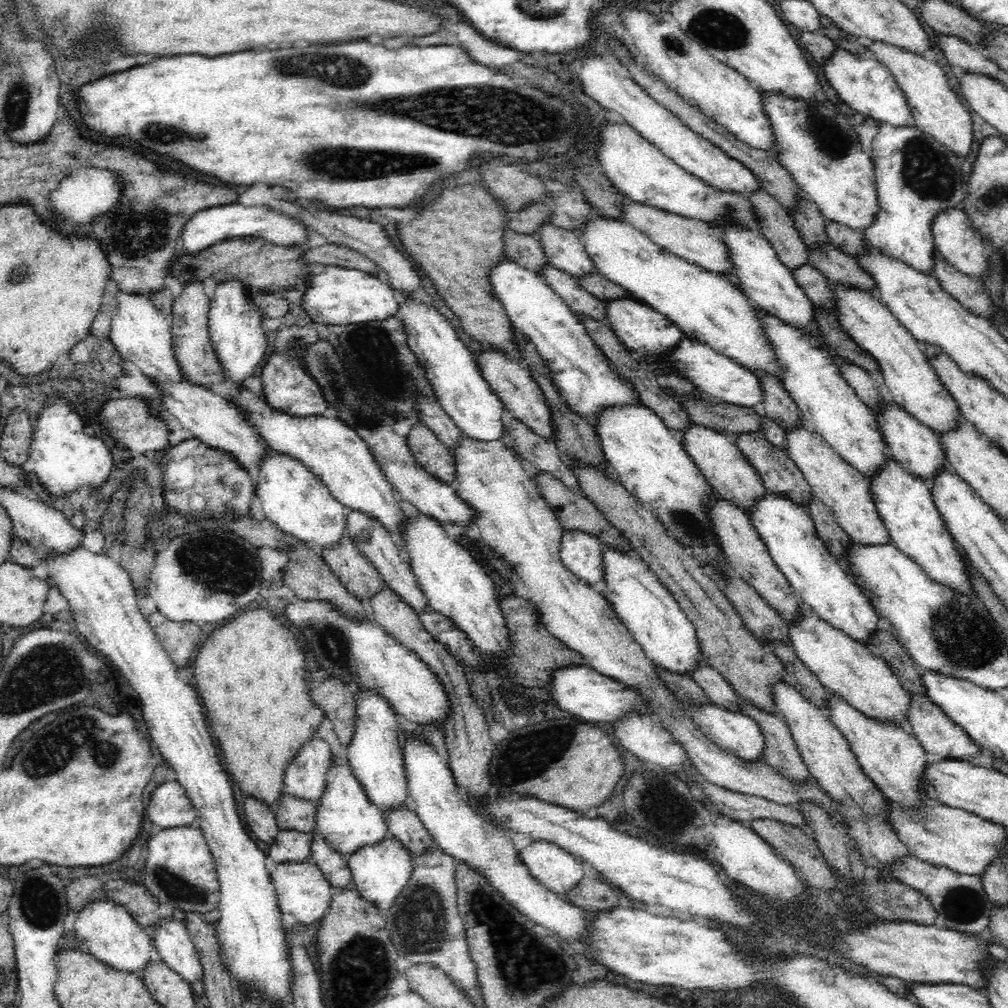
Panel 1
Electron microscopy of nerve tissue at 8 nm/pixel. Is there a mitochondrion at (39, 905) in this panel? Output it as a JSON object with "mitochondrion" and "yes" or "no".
{"mitochondrion":"yes"}

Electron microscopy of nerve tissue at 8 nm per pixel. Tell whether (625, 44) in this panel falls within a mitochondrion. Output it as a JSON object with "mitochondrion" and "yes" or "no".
{"mitochondrion":"no"}

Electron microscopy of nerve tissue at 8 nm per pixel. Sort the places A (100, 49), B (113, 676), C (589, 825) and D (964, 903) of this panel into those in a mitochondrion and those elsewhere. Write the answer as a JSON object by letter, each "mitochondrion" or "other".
{"A":"other","B":"other","C":"other","D":"mitochondrion"}

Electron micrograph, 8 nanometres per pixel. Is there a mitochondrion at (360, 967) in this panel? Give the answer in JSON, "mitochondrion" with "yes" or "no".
{"mitochondrion":"yes"}

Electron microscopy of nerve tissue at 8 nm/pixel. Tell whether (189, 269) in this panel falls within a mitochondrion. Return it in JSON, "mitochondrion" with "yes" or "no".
{"mitochondrion":"yes"}

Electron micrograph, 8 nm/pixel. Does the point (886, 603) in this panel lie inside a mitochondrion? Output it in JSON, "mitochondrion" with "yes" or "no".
{"mitochondrion":"no"}

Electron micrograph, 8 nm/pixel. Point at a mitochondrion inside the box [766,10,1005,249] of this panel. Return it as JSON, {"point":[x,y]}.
{"point":[927,176]}

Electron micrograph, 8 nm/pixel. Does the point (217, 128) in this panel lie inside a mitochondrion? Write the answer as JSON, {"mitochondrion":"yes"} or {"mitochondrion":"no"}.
{"mitochondrion":"no"}

